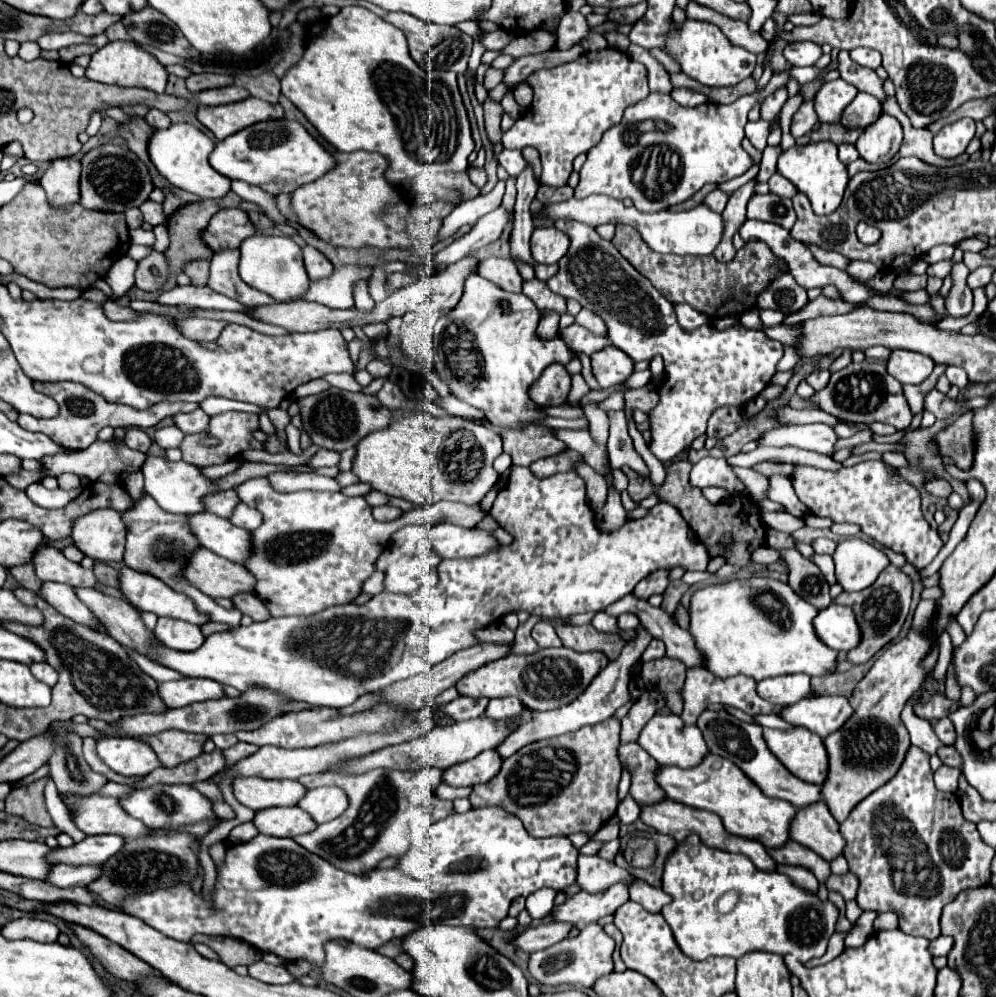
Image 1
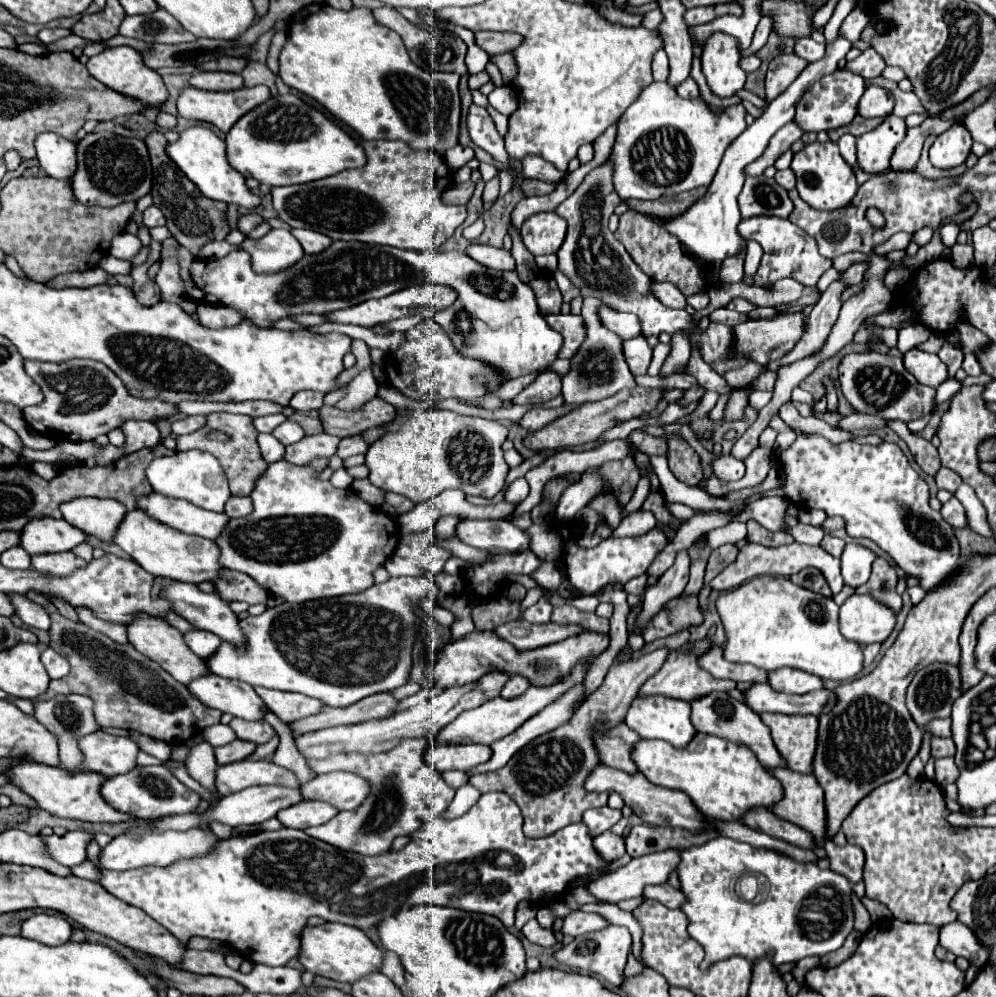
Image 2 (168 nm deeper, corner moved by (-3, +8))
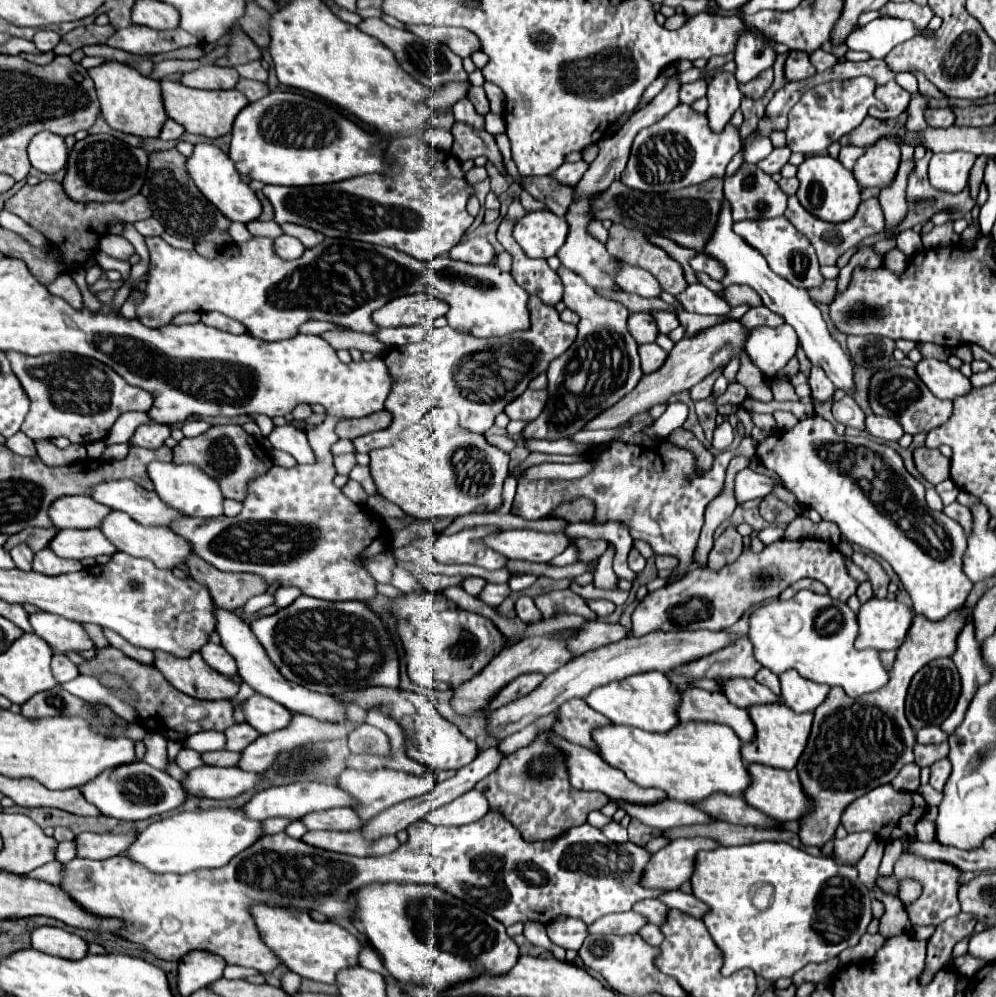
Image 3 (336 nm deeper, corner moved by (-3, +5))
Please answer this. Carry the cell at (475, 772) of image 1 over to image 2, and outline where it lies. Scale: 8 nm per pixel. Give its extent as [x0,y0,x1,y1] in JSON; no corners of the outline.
[426,734,492,772]

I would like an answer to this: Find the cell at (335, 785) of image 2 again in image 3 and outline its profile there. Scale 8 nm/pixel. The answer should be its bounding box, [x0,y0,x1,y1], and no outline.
[338,769,436,821]

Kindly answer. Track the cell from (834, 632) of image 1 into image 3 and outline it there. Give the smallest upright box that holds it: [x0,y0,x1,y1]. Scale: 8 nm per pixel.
[856,599,914,649]

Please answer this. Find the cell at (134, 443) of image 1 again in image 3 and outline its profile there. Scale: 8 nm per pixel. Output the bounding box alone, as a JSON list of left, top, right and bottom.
[128,423,170,449]

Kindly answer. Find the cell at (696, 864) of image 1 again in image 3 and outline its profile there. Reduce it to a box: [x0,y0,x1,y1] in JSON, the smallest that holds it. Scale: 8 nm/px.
[692,841,872,981]

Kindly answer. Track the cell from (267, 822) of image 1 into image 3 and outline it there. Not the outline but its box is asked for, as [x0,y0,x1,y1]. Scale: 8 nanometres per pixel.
[300,809,362,831]

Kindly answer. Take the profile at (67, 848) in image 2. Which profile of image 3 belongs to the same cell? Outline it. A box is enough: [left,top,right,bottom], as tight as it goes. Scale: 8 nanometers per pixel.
[76,833,136,859]

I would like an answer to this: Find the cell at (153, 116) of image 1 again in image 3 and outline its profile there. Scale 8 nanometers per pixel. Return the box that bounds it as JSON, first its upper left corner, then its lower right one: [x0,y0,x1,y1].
[160,119,184,141]

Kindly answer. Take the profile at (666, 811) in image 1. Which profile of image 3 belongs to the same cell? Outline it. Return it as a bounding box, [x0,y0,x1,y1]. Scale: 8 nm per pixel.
[548,733,666,805]

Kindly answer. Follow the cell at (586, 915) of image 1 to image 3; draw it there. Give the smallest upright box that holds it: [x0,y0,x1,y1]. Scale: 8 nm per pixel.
[644,837,720,889]

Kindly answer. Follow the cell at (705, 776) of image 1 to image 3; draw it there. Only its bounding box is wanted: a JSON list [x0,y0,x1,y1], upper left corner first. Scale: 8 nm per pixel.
[592,721,750,805]

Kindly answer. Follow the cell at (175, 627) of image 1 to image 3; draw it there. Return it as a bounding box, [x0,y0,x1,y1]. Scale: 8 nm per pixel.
[200,643,238,677]

